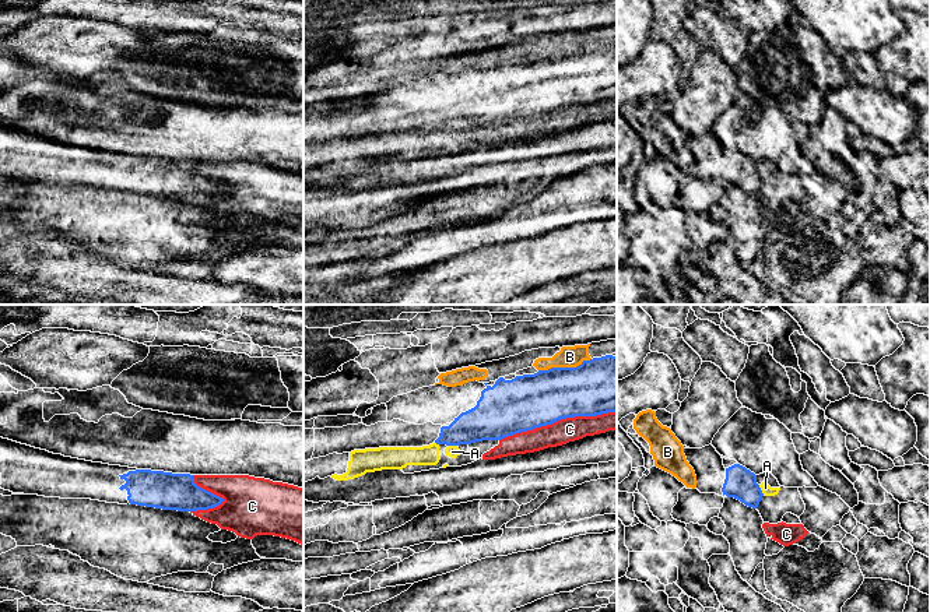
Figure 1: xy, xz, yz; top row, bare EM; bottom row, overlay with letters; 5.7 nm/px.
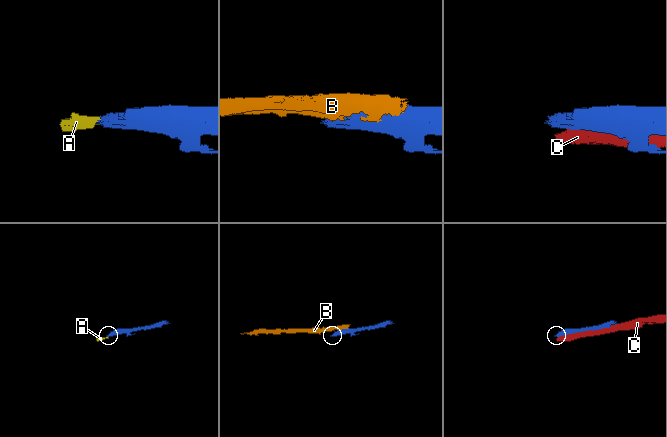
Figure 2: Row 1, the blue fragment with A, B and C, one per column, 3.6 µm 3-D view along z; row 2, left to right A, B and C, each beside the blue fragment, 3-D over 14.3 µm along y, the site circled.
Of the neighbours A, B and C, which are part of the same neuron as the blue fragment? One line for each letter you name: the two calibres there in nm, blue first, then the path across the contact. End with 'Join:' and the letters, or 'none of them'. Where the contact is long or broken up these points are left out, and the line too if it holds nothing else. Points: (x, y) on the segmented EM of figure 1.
Join: none of them

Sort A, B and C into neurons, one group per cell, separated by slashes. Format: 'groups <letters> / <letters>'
groups A C / B

